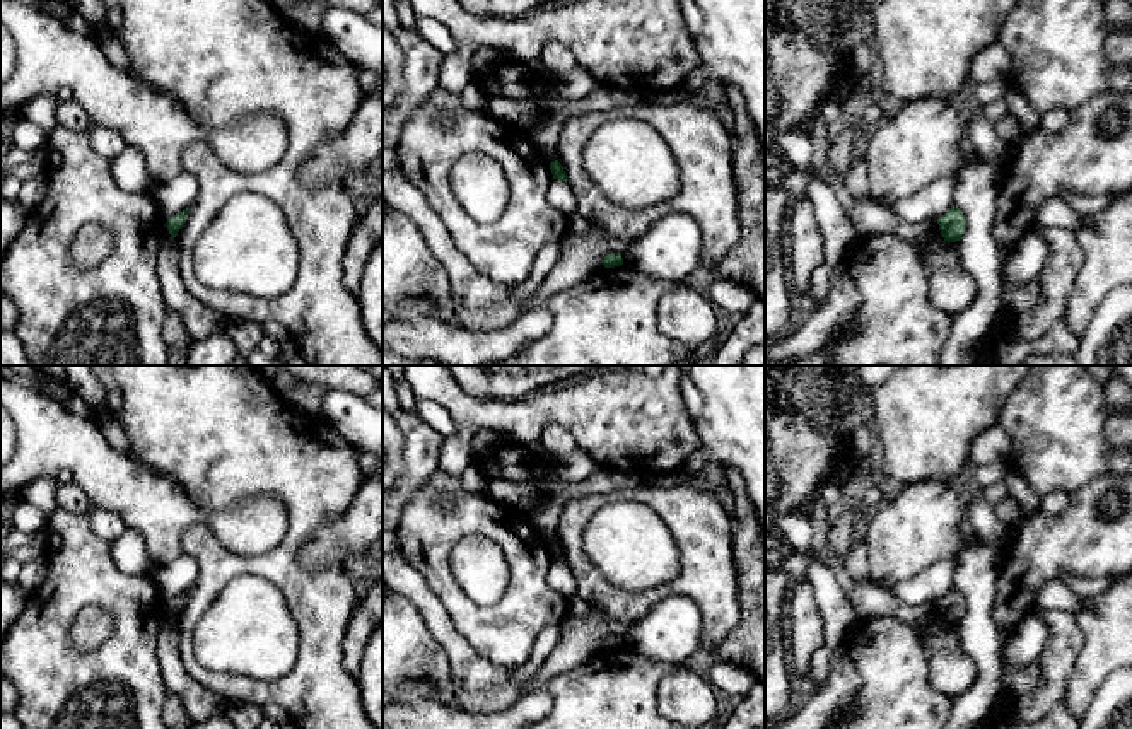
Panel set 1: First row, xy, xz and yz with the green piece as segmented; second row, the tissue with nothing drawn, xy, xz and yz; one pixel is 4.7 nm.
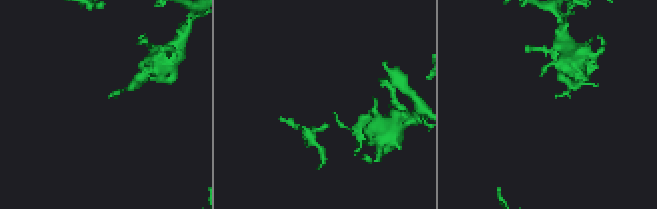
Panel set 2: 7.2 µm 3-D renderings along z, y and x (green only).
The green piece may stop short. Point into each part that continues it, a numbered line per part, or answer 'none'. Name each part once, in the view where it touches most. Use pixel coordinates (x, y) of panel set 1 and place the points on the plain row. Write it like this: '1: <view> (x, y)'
none

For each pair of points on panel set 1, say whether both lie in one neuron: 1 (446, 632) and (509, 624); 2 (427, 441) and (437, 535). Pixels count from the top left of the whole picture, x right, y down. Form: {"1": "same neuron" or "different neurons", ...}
{"1": "different neurons", "2": "different neurons"}

